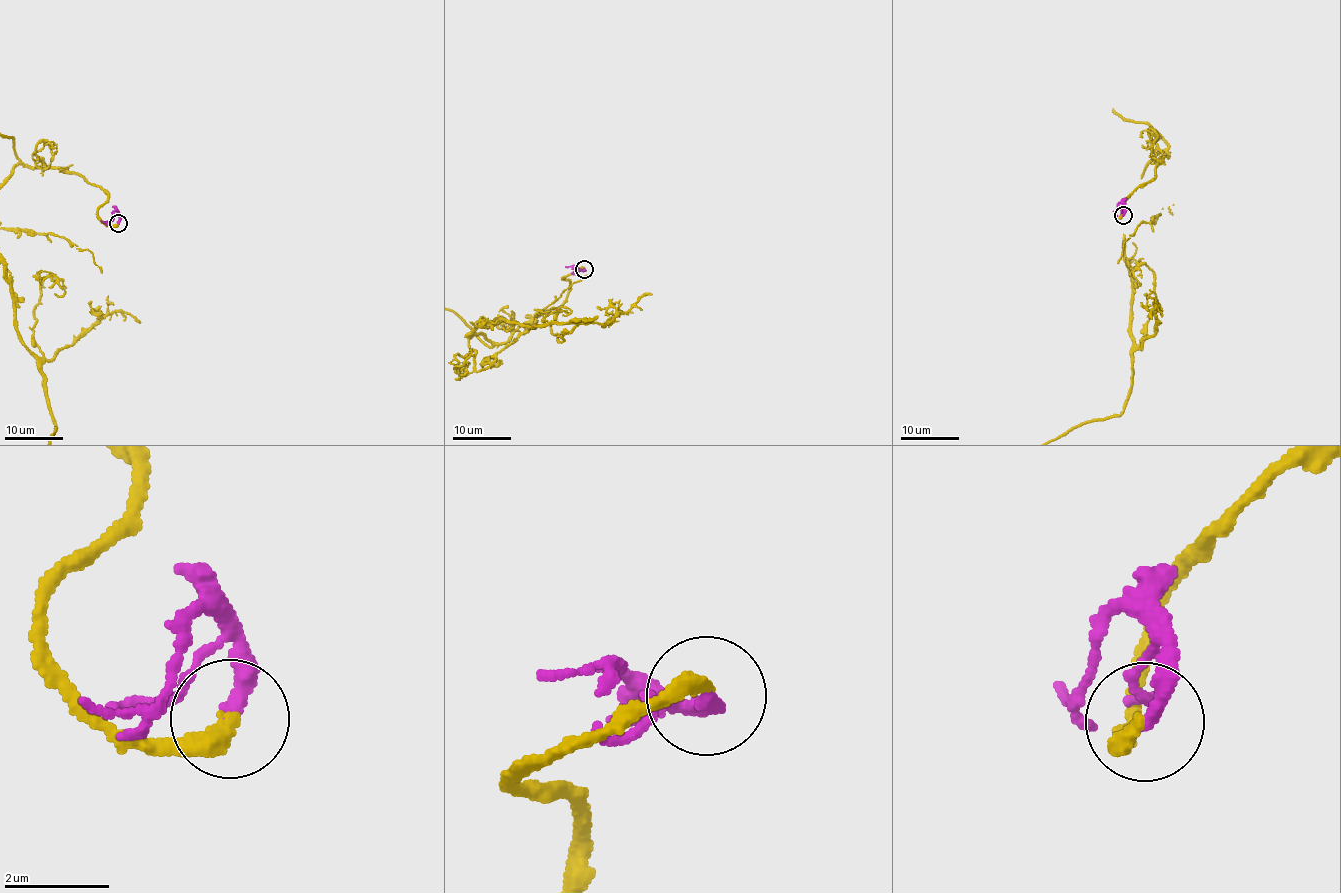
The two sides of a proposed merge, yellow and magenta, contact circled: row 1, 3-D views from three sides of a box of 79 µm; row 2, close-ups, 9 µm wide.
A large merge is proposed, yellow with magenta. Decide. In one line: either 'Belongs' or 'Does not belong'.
Belongs

